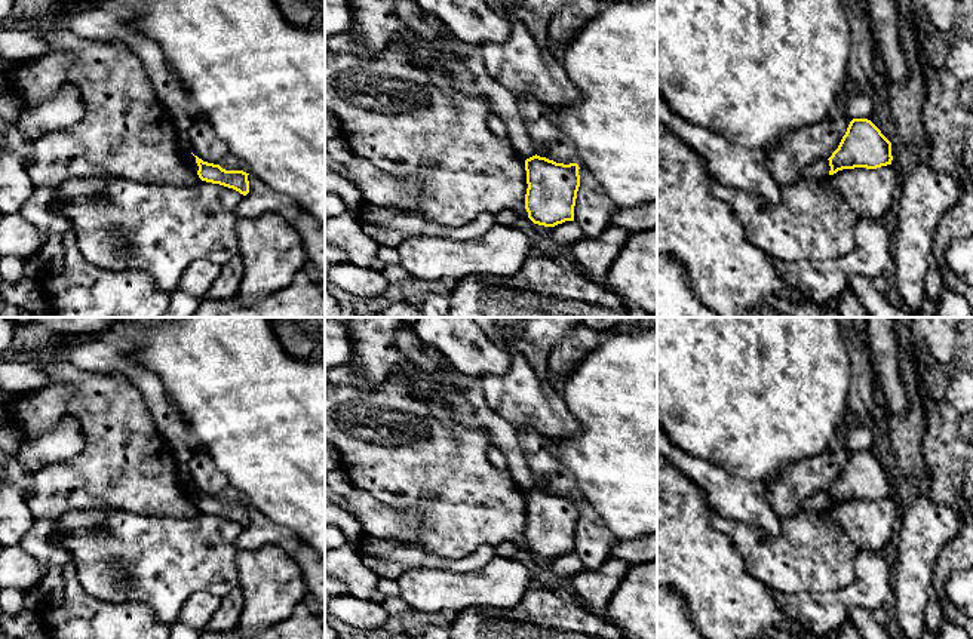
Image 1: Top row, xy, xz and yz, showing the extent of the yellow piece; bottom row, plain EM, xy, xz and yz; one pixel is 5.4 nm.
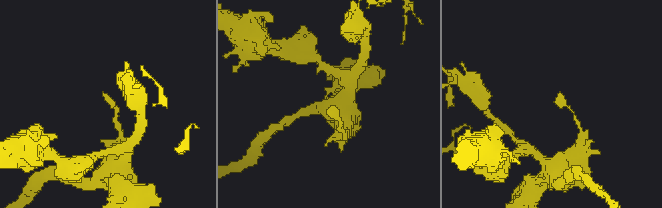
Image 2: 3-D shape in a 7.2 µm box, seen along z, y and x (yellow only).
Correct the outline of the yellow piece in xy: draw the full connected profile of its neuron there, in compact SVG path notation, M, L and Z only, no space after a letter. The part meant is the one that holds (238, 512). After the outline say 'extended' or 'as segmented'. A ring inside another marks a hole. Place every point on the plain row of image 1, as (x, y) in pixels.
M197 488L194 489L199 498L197 507L202 513L233 520L243 528L249 525L249 513L248 513L249 506L243 503L225 503L220 497L203 494Z; as segmented

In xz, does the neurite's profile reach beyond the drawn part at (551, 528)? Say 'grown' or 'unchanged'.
unchanged

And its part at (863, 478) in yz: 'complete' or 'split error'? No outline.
complete

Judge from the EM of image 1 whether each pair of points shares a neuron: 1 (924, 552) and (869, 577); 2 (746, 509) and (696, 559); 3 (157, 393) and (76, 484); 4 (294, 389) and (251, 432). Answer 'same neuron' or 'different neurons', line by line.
1: different neurons
2: different neurons
3: different neurons
4: same neuron

